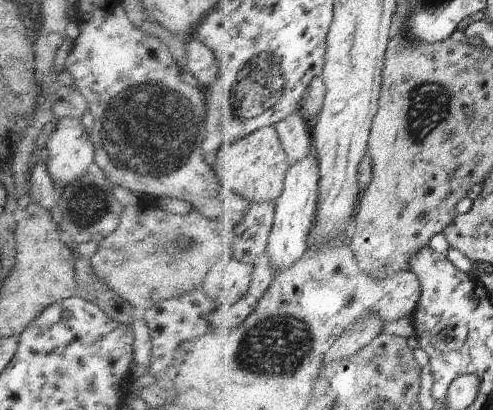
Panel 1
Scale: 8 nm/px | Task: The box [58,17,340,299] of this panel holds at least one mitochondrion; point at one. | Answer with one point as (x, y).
(150, 131)

